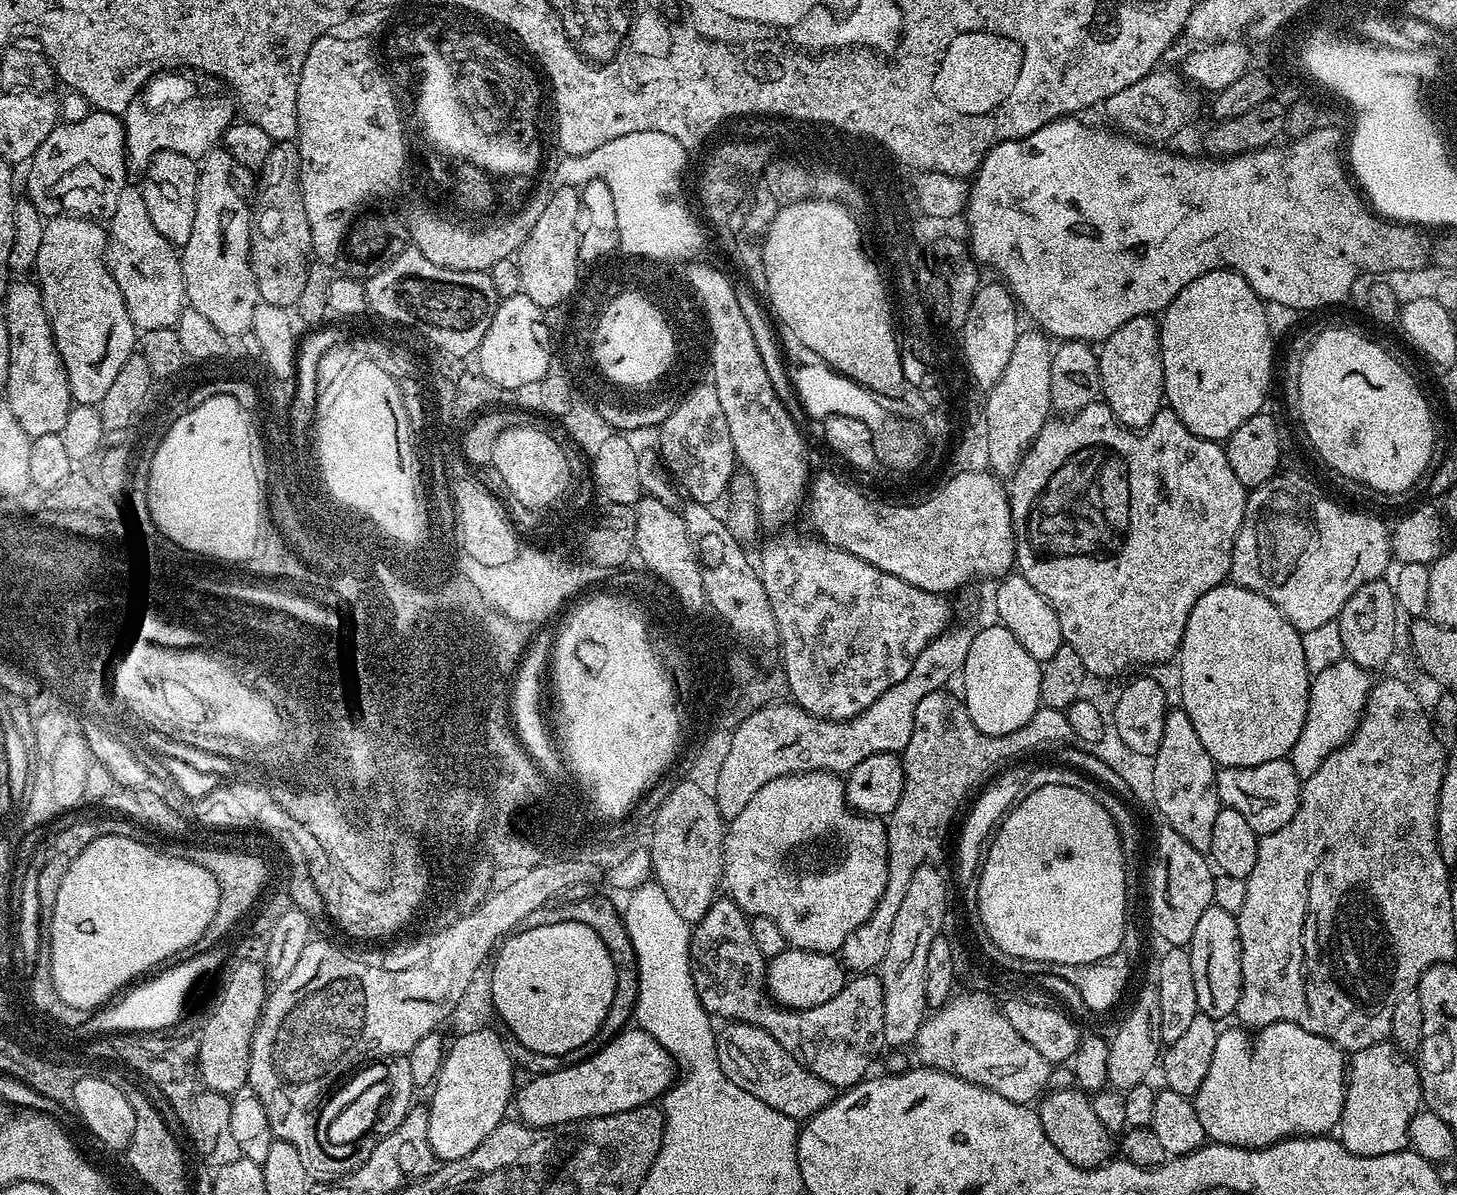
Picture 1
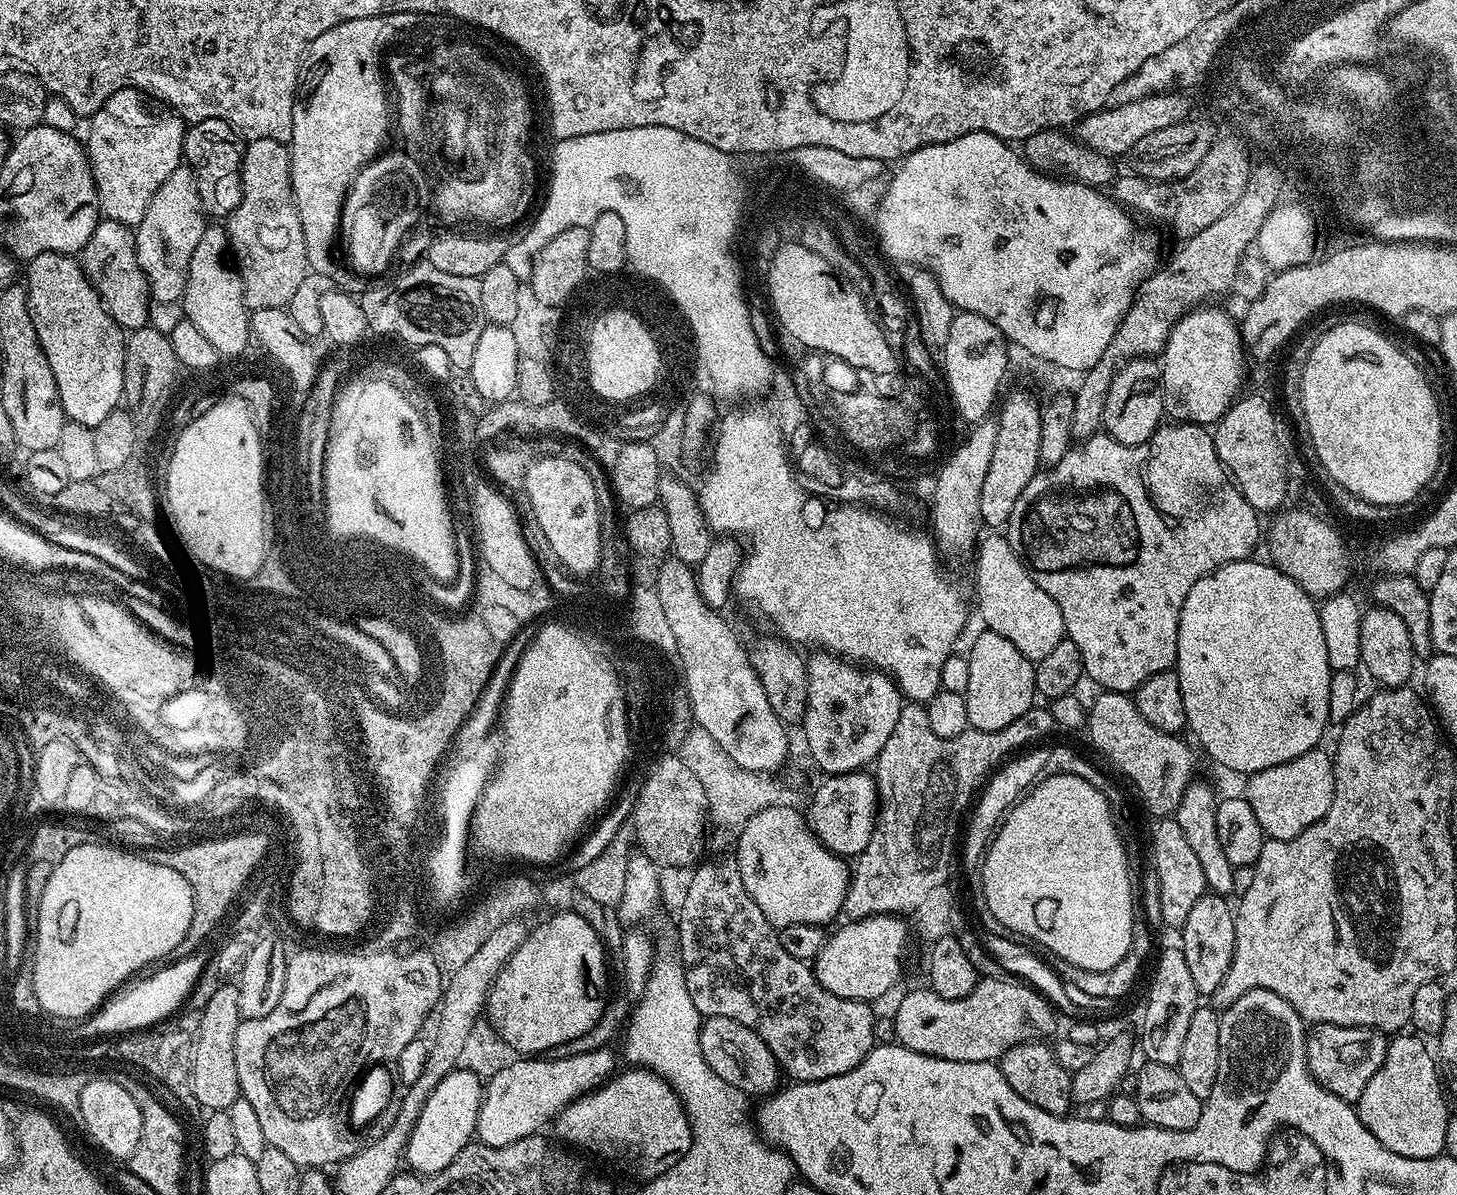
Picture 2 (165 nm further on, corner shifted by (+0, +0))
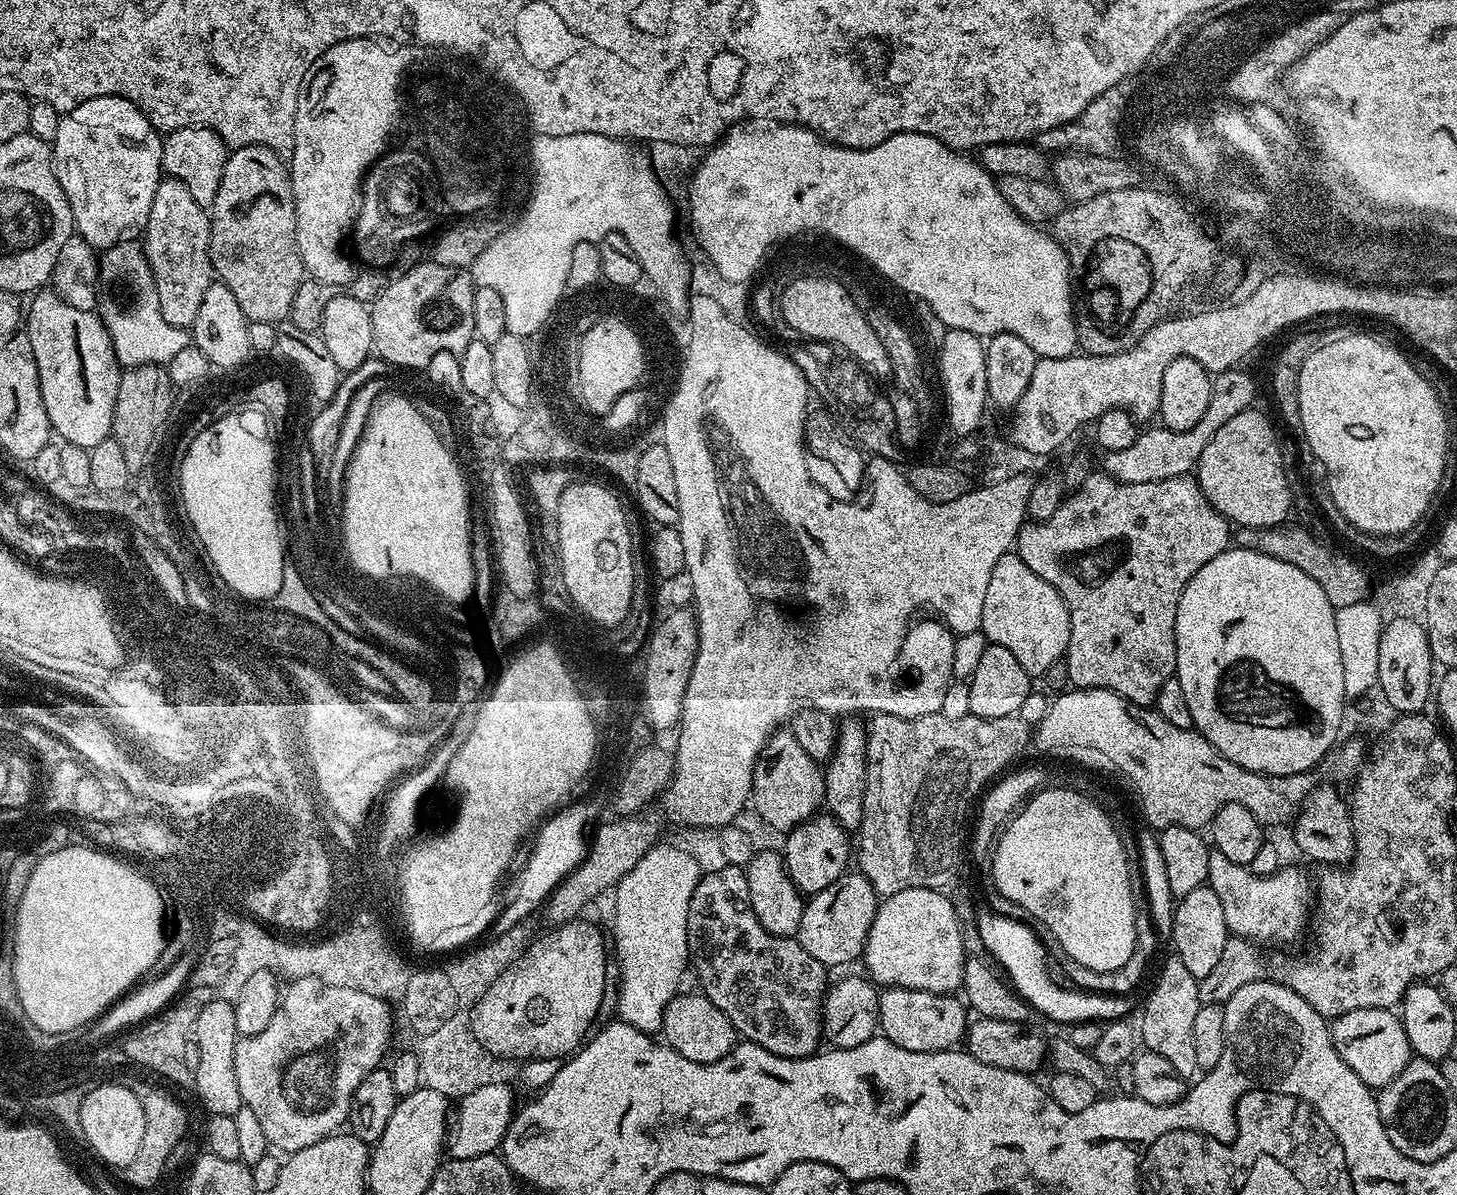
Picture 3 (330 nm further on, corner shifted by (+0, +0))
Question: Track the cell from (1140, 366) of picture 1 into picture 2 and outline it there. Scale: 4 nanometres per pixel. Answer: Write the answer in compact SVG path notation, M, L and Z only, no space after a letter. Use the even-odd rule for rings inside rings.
M1146 356L1128 360L1117 369L1105 398L1102 428L1107 435L1113 436L1126 446L1134 446L1149 440L1157 428L1161 427L1166 409L1164 383L1160 380L1160 370L1161 365L1155 359Z

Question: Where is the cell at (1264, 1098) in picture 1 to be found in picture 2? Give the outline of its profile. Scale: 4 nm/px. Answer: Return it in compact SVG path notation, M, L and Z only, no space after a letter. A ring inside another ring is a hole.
M1318 1024L1308 1032L1306 1042L1306 1058L1310 1074L1330 1094L1338 1094L1338 1098L1354 1102L1362 1098L1362 1090L1366 1090L1366 1082L1374 1078L1374 1070L1382 1066L1382 1058L1386 1058L1389 1037L1383 1032L1375 1032L1373 1028L1355 1028L1354 1026L1334 1026Z

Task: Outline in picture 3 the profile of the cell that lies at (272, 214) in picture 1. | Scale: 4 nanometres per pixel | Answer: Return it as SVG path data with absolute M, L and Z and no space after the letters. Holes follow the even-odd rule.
M257 144L229 151L226 170L222 170L222 182L218 182L218 194L210 209L210 219L212 229L208 253L212 259L213 273L219 283L226 285L230 294L238 298L242 314L246 314L250 322L266 322L275 326L287 321L290 302L294 302L294 294L306 278L306 273L296 245L292 177L280 153Z

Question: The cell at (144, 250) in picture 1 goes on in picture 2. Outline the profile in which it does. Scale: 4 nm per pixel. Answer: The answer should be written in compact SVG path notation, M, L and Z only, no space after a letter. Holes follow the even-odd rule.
M101 219L90 242L78 254L80 267L92 283L92 289L100 295L104 308L114 318L114 322L124 330L145 327L150 320L150 293L146 274L138 264L136 253L136 233L131 227L117 220Z

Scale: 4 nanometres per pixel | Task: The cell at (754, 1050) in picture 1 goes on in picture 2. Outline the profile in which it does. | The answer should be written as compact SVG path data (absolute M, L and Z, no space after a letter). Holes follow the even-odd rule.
M709 1016L700 1026L700 1045L702 1046L702 1058L706 1058L706 1066L722 1078L722 1082L730 1082L738 1090L747 1092L749 1097L767 1098L777 1091L782 1080L782 1069L776 1063L774 1054L742 1022L734 1022L734 1018L722 1018L721 1016Z

